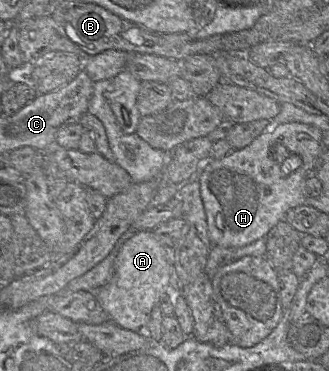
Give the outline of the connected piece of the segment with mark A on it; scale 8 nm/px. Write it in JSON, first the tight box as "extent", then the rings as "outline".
{"extent":[89,231,173,332],"outline":[[[137,231],[122,244],[115,258],[113,274],[109,282],[95,291],[89,291],[96,295],[111,322],[134,332],[146,331],[146,325],[153,307],[159,304],[162,296],[170,291],[173,264],[170,261],[169,250],[172,249],[163,246],[153,231]]]}

